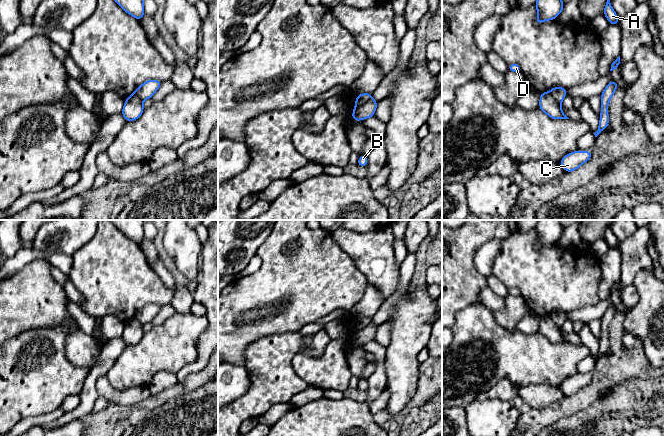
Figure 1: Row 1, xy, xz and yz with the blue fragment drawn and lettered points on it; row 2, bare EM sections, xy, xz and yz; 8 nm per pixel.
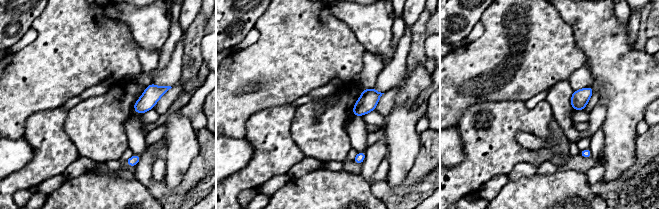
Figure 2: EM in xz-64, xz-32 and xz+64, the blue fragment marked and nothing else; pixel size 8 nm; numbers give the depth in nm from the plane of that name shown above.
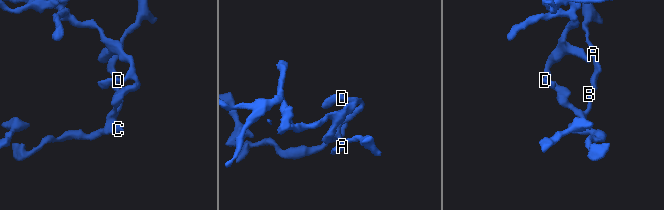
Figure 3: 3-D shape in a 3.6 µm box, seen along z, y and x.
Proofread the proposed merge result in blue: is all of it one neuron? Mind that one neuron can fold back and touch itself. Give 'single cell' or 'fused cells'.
fused cells

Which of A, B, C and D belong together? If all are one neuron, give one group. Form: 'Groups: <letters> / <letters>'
Groups: A B C / D

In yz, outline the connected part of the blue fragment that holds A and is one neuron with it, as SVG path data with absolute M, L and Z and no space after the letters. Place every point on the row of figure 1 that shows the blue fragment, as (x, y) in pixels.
M607 0L603 10L604 10L605 17L609 21L609 24L615 25L615 24L619 23L619 17L617 16L617 14L613 10L610 0Z

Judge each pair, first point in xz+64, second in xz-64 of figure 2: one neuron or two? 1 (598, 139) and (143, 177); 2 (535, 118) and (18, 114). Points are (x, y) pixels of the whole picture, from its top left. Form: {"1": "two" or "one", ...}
{"1": "one", "2": "two"}

